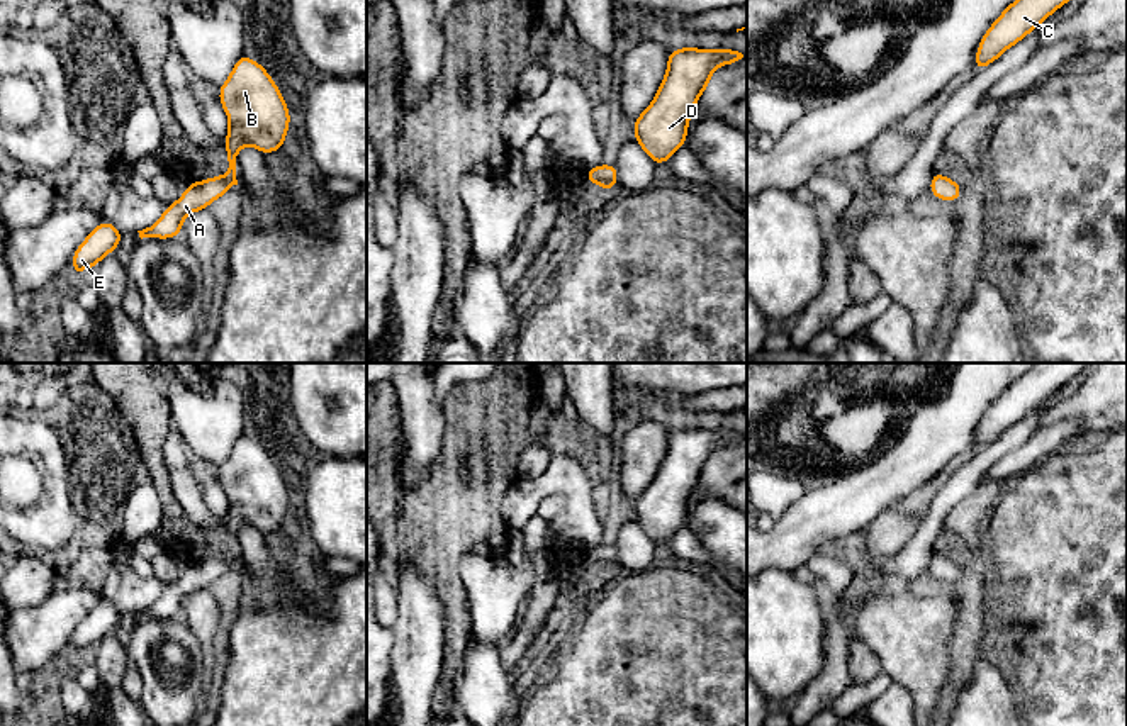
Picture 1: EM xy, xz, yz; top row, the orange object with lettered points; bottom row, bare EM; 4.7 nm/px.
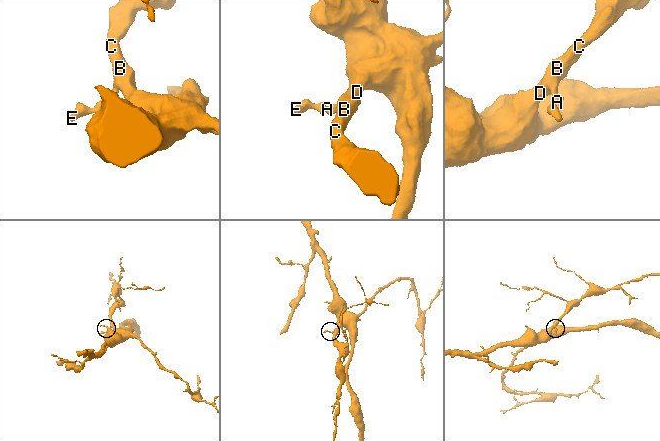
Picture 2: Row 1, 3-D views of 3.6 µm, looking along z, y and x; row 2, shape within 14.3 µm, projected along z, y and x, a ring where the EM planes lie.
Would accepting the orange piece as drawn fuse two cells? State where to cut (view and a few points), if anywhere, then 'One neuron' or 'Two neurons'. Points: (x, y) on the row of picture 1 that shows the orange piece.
No split. One neuron

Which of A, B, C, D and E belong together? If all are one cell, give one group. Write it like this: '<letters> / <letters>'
A B C D E

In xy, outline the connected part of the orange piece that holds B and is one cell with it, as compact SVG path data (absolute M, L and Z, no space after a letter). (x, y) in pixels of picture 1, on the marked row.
M244 54L238 58L229 78L219 87L219 103L229 119L224 144L227 173L188 183L183 195L168 204L151 227L137 231L141 239L182 237L182 222L187 215L207 210L210 202L238 185L236 158L244 144L263 154L282 149L290 127L290 110L277 83L258 61Z

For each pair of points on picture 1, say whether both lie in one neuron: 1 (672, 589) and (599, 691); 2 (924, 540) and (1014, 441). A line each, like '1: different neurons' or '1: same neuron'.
1: same neuron
2: same neuron

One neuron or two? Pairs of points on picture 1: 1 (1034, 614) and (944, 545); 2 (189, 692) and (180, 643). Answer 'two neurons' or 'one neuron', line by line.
1: two neurons
2: one neuron

